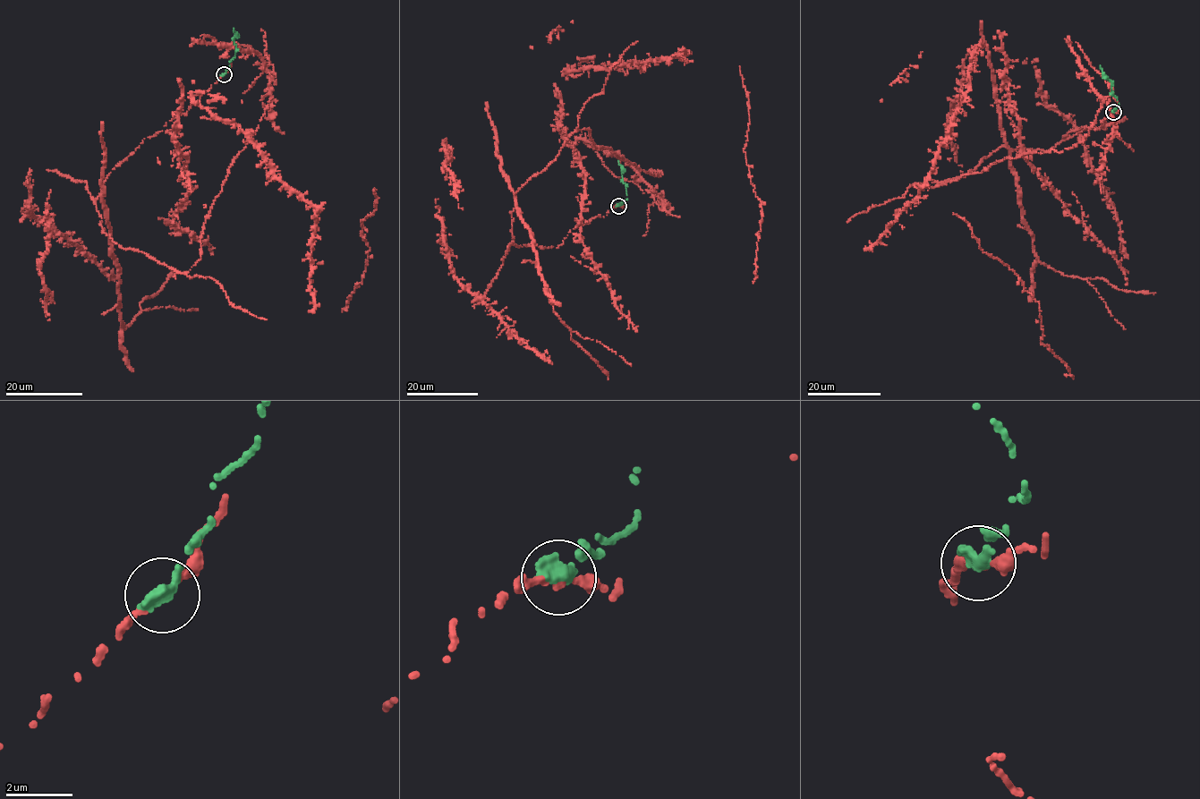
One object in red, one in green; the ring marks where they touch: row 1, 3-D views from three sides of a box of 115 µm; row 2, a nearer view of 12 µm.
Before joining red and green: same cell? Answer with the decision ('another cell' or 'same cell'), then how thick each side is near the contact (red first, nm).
another cell | 140/550 nm

